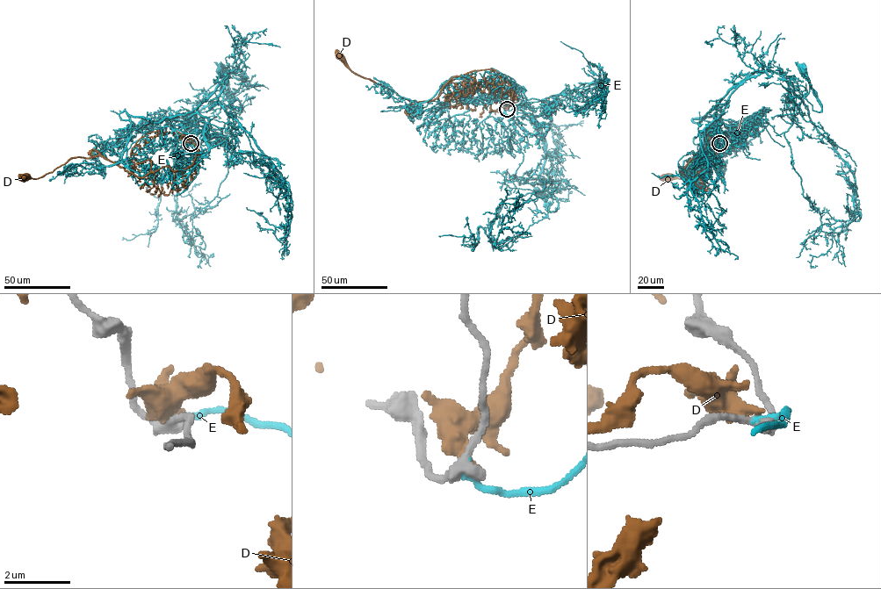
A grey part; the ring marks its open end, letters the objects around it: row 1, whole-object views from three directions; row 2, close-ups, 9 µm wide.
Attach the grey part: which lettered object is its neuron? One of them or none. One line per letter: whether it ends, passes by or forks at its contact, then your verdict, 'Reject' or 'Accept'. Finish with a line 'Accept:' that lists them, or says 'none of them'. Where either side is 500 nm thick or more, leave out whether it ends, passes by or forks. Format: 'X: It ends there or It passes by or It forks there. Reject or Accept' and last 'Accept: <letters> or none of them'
D: Reject
E: It ends there. Accept
Accept: E

